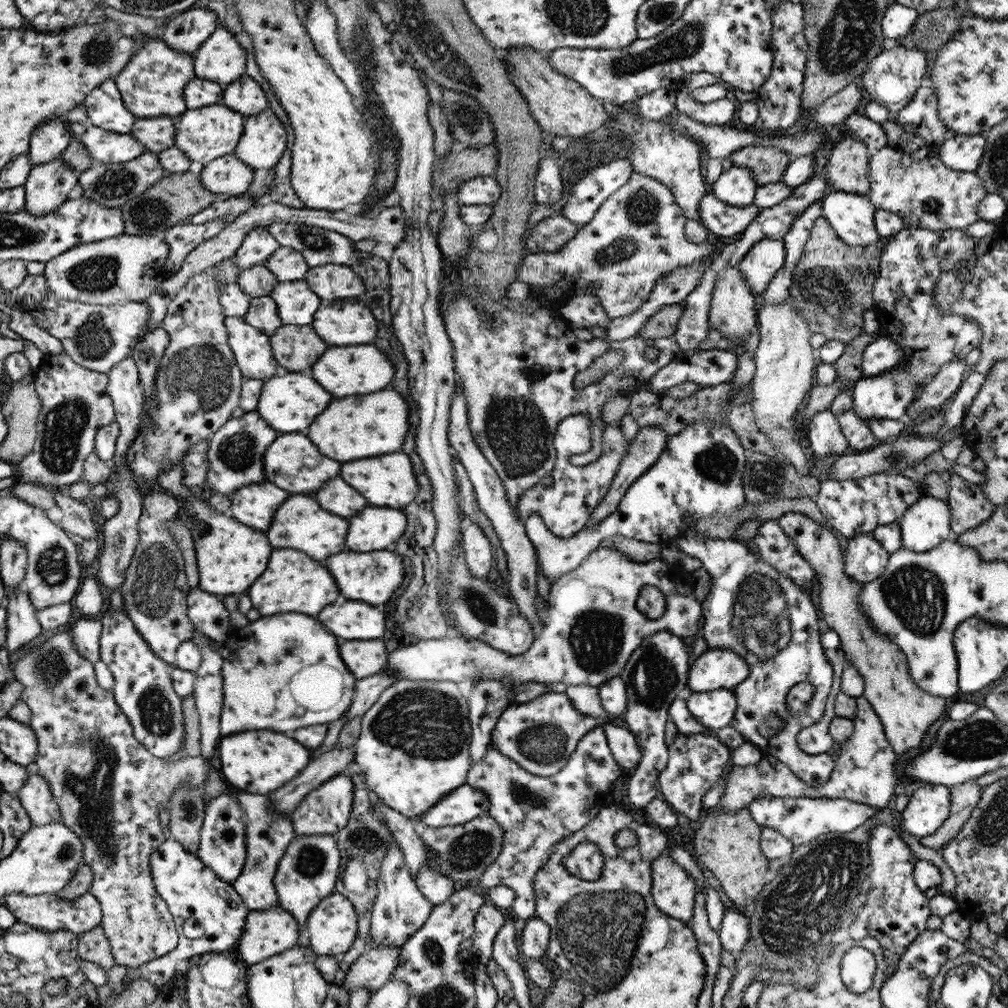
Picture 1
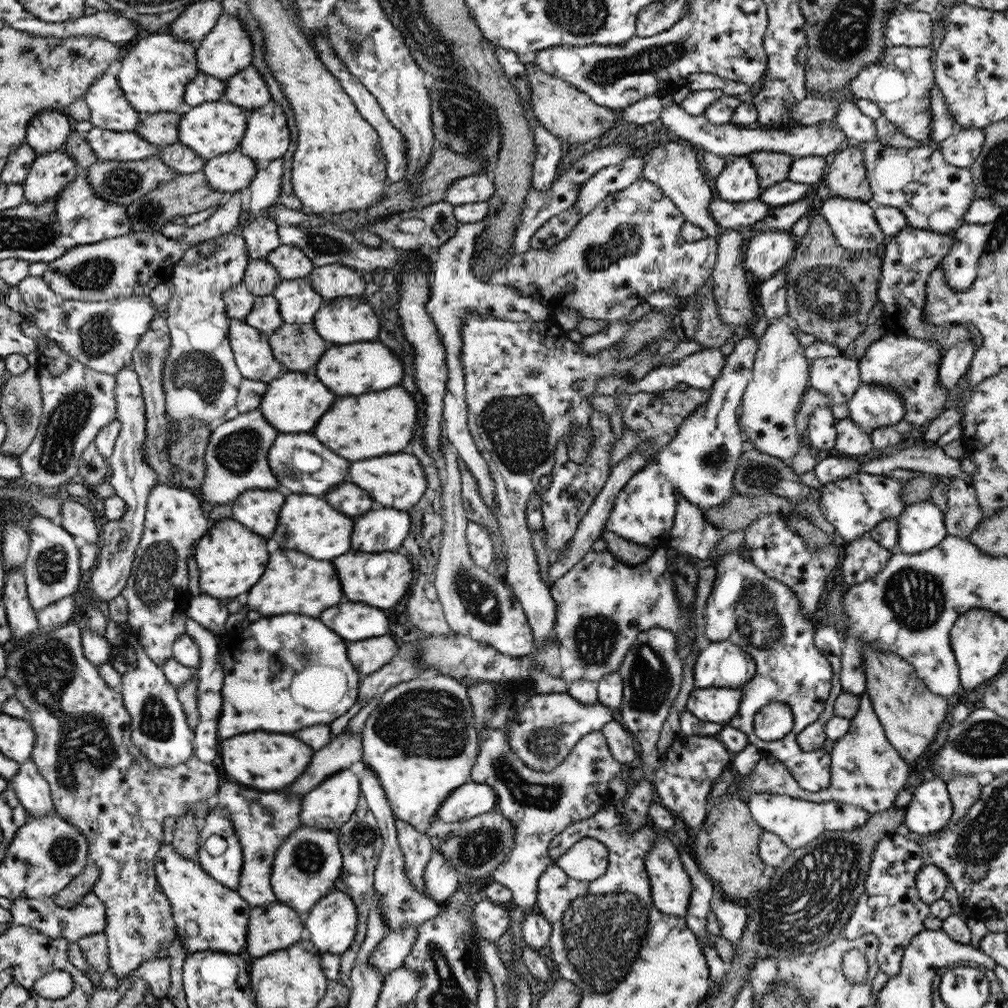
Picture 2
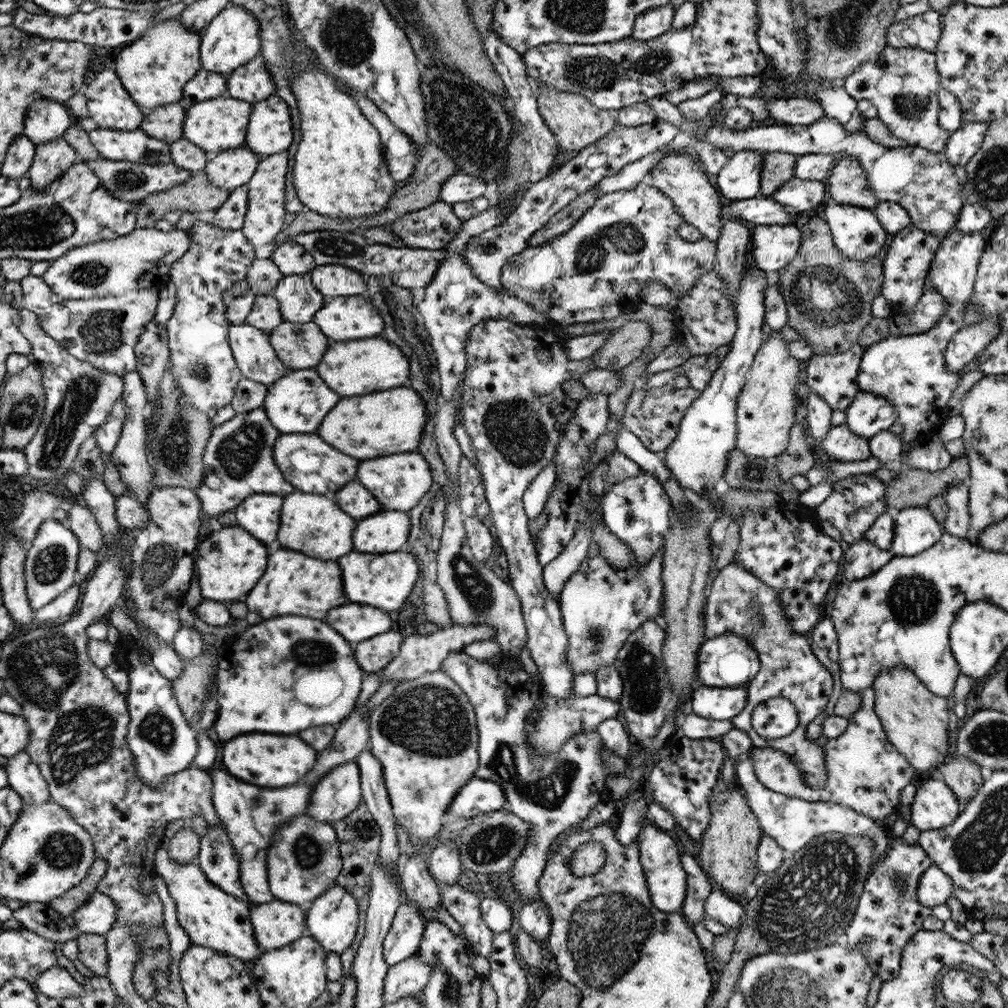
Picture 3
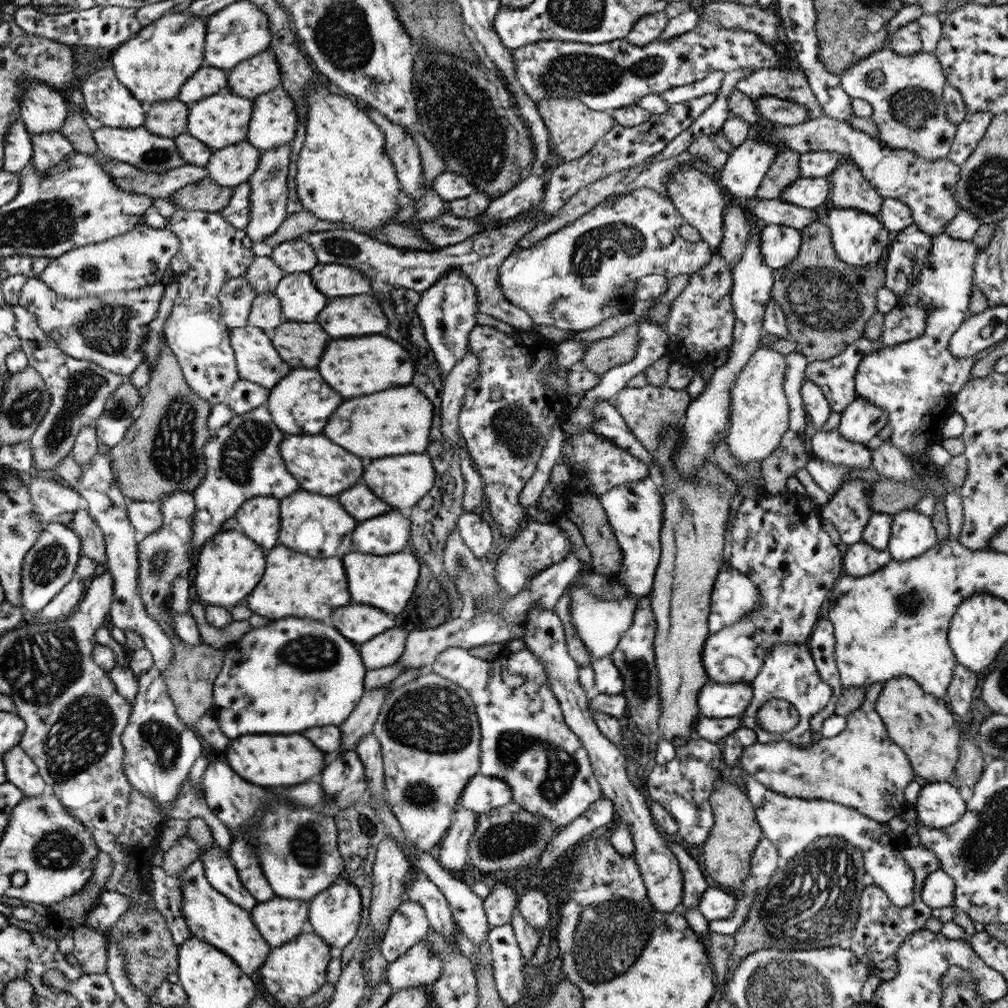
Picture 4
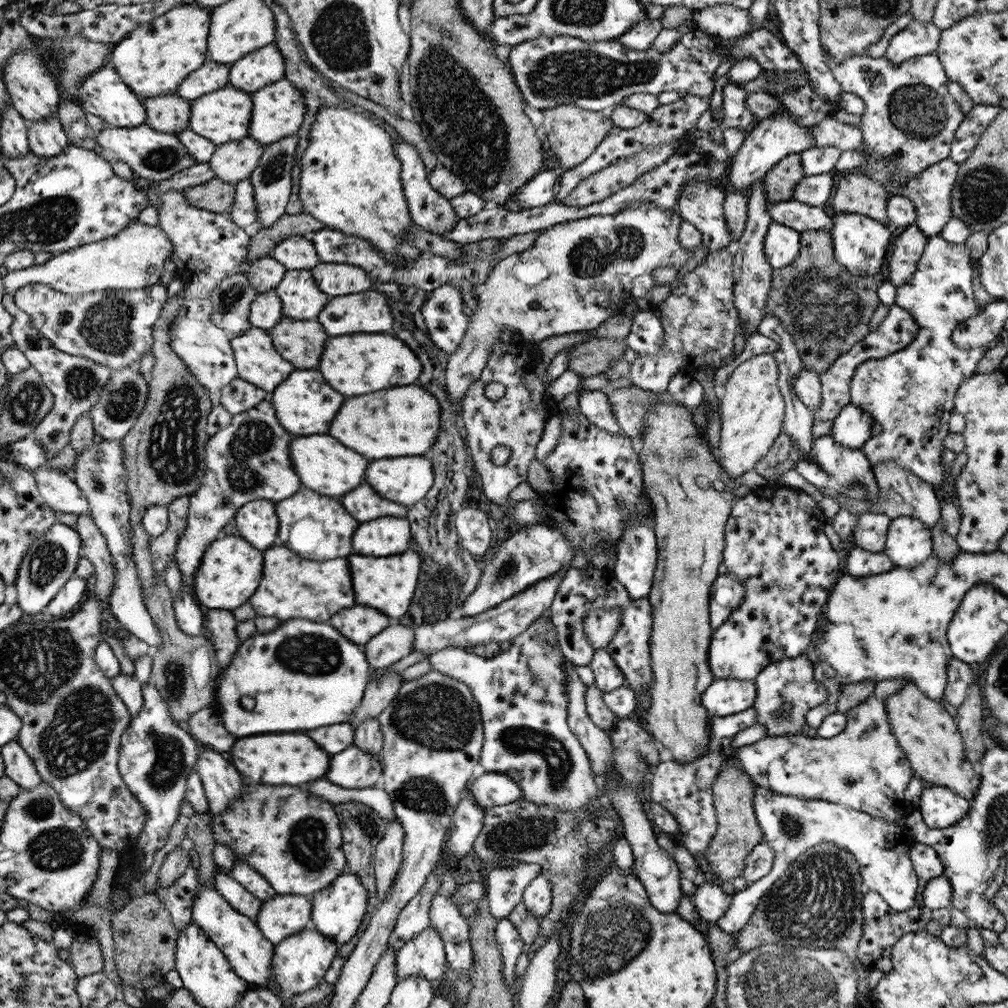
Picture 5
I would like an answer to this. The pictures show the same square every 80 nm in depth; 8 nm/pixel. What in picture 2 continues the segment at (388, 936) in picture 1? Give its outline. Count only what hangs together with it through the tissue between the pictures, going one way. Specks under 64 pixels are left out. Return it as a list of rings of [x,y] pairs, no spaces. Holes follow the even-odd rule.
[[[367,764],[364,765],[364,775],[360,781],[361,794],[366,799],[370,811],[373,812],[380,830],[380,862],[377,869],[374,870],[374,887],[380,895],[381,913],[389,930],[398,930],[405,926],[417,927],[419,924],[437,917],[441,913],[443,905],[424,896],[424,894],[420,894],[414,886],[408,884],[406,874],[404,874],[403,853],[398,843],[398,830],[396,830],[396,823],[394,823],[395,816],[390,809],[384,789],[380,786],[380,781]]]

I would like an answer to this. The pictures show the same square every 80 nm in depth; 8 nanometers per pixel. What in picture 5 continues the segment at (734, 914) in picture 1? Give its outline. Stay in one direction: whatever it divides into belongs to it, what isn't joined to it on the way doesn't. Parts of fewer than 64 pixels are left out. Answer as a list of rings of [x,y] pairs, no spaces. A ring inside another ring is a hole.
[[[706,882],[698,888],[692,901],[695,904],[696,912],[701,916],[702,920],[716,923],[730,908],[731,897],[731,895],[725,894],[720,886]]]

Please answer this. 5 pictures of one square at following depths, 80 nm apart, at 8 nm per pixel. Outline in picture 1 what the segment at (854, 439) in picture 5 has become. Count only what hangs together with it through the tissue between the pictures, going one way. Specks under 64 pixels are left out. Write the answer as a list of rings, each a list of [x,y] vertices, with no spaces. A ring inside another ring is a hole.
[[[908,227],[899,230],[890,238],[883,251],[879,275],[873,286],[874,309],[877,312],[879,327],[900,349],[914,350],[910,360],[898,368],[892,368],[878,376],[861,377],[855,382],[852,392],[852,410],[865,422],[869,418],[898,420],[904,418],[906,410],[917,398],[922,387],[940,372],[940,369],[956,359],[964,359],[971,350],[981,346],[982,330],[976,321],[964,315],[943,315],[937,307],[934,289],[943,272],[958,273],[961,262],[968,262],[969,270],[975,269],[978,254],[974,251],[975,238],[967,235],[965,230],[934,231]]]

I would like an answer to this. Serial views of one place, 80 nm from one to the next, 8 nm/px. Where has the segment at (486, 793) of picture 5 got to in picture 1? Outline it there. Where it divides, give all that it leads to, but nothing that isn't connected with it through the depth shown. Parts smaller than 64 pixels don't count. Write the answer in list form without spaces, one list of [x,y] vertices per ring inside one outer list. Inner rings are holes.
[[[464,784],[442,797],[429,812],[422,814],[420,822],[431,828],[465,824],[487,814],[490,801],[481,788]]]

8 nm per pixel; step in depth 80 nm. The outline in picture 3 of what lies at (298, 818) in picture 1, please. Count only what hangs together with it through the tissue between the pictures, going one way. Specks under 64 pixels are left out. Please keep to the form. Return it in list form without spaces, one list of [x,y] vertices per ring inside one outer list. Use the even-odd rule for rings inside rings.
[[[347,762],[333,768],[314,786],[311,805],[305,814],[322,823],[336,824],[346,819],[364,800],[357,762]]]

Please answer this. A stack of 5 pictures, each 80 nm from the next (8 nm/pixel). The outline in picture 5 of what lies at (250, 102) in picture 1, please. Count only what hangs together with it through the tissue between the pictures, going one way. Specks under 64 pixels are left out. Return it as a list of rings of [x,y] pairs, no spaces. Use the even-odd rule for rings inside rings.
[[[276,42],[248,53],[229,66],[229,86],[250,94],[280,81],[287,72],[285,55]]]

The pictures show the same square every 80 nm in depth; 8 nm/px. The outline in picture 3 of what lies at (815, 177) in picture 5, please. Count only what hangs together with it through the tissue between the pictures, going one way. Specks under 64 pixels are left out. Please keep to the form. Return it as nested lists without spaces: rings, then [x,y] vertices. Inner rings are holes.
[[[794,177],[769,197],[782,206],[805,214],[823,203],[827,195],[826,180],[800,180]]]

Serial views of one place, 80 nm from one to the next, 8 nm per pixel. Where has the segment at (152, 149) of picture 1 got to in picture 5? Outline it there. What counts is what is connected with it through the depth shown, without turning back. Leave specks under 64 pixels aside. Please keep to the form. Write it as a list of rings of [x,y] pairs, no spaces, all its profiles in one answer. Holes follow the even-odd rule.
[[[177,93],[153,96],[144,102],[148,112],[146,124],[152,126],[154,131],[180,134],[189,128],[191,103]]]

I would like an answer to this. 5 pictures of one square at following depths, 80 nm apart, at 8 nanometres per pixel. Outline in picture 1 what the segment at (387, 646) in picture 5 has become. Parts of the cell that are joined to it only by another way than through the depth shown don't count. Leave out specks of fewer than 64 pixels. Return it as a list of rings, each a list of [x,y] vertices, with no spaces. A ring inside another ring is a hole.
[[[378,639],[373,641],[341,640],[340,653],[357,680],[380,673],[386,666],[386,658],[389,658],[384,648],[384,640]]]

